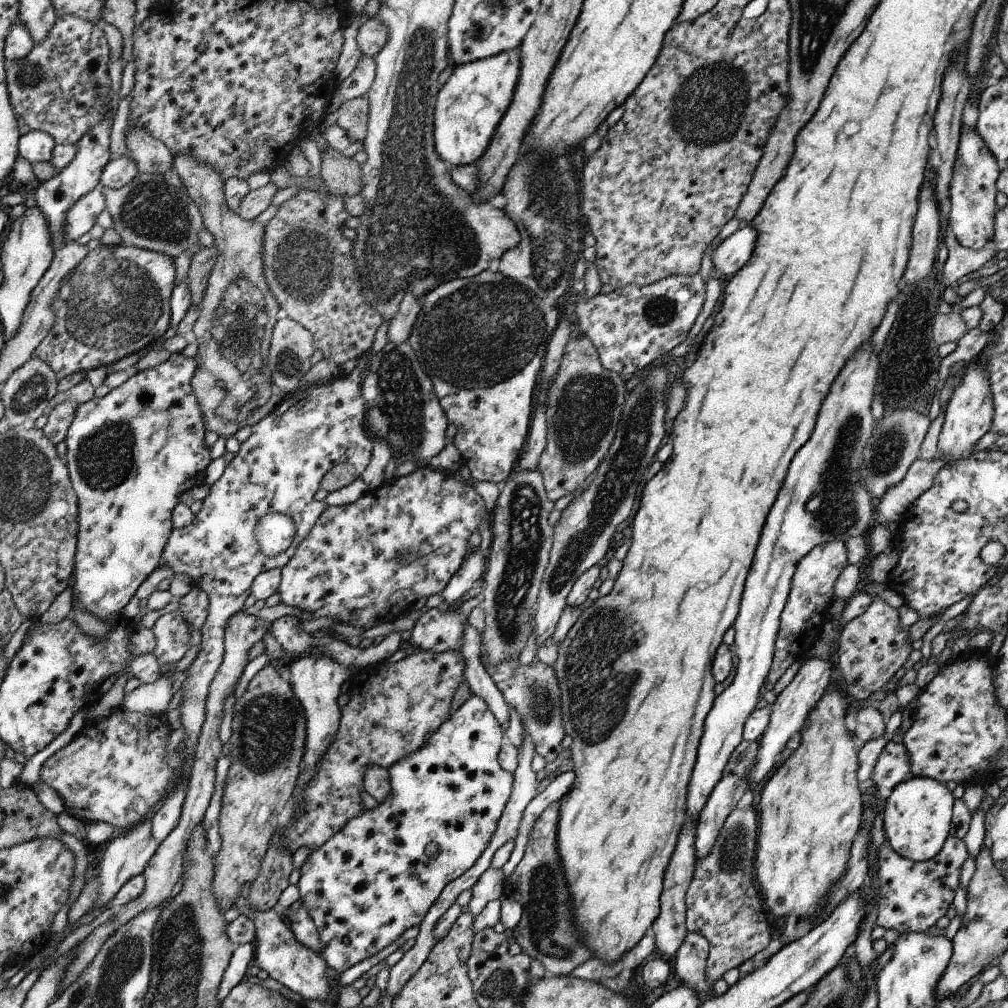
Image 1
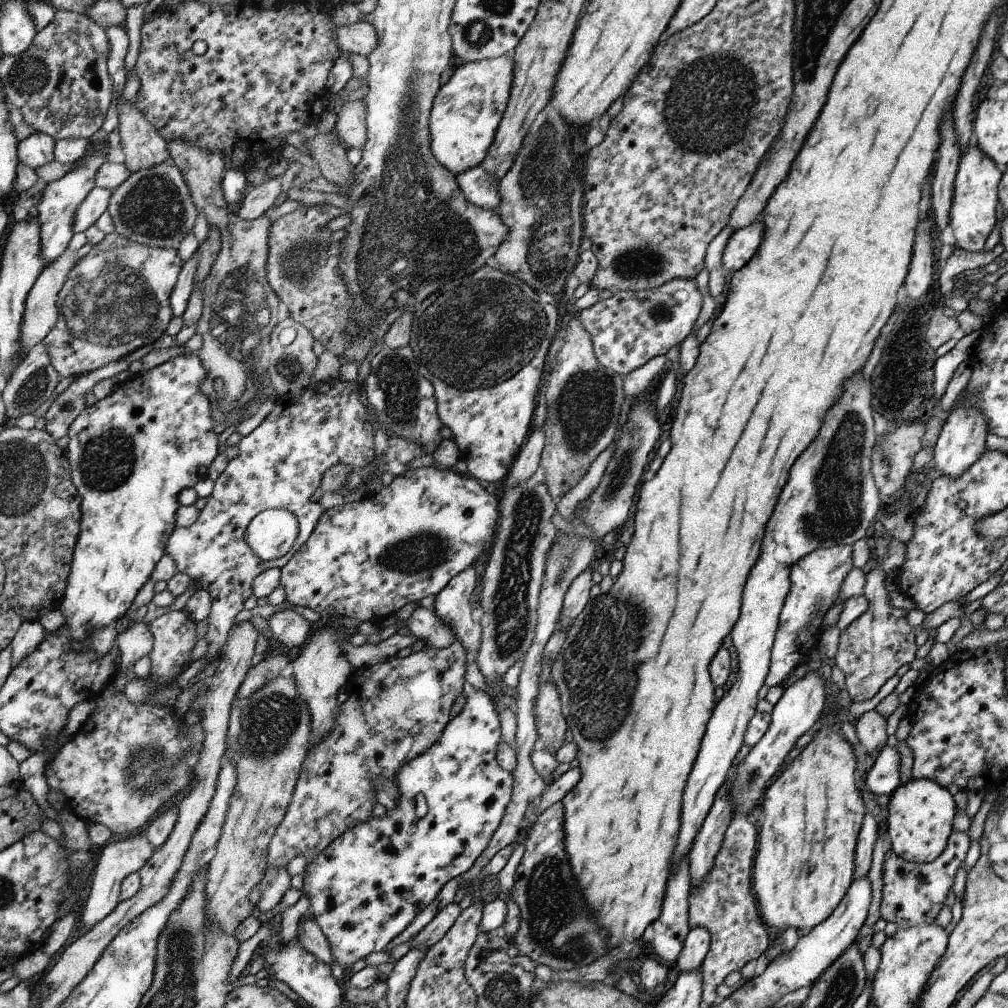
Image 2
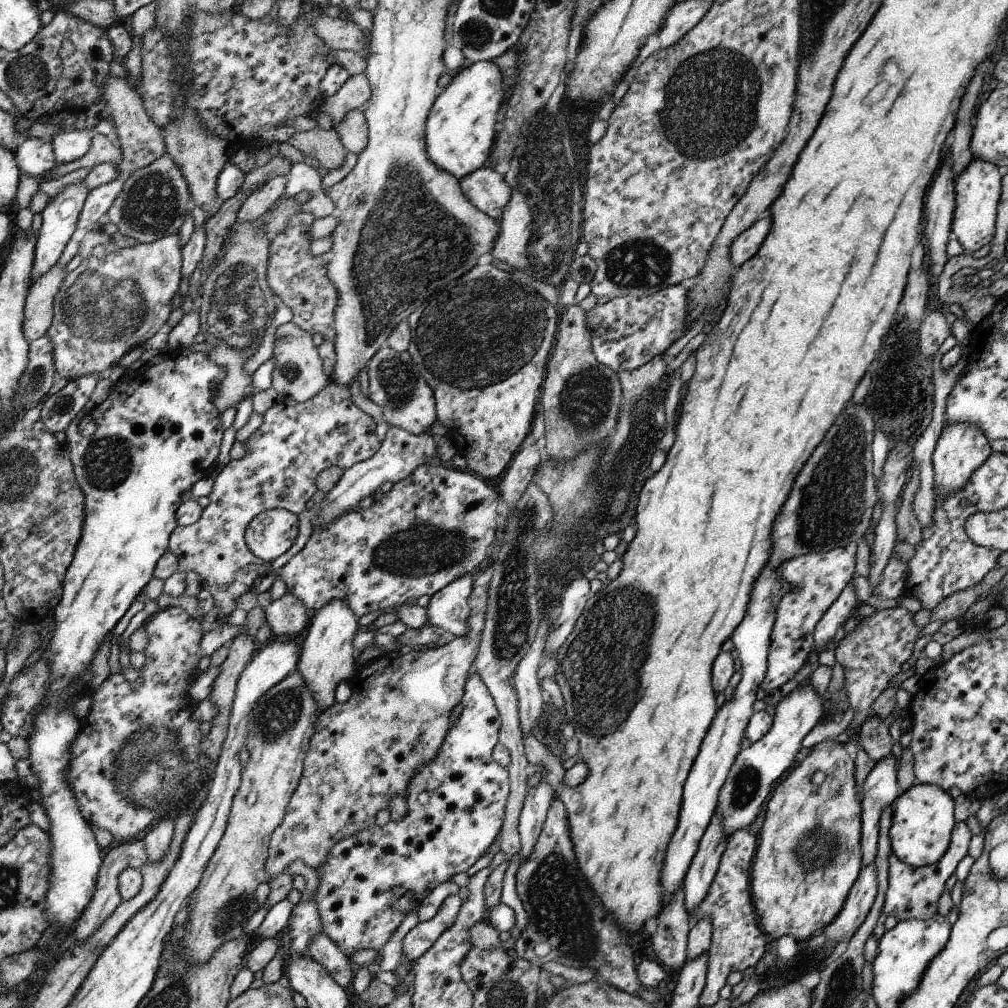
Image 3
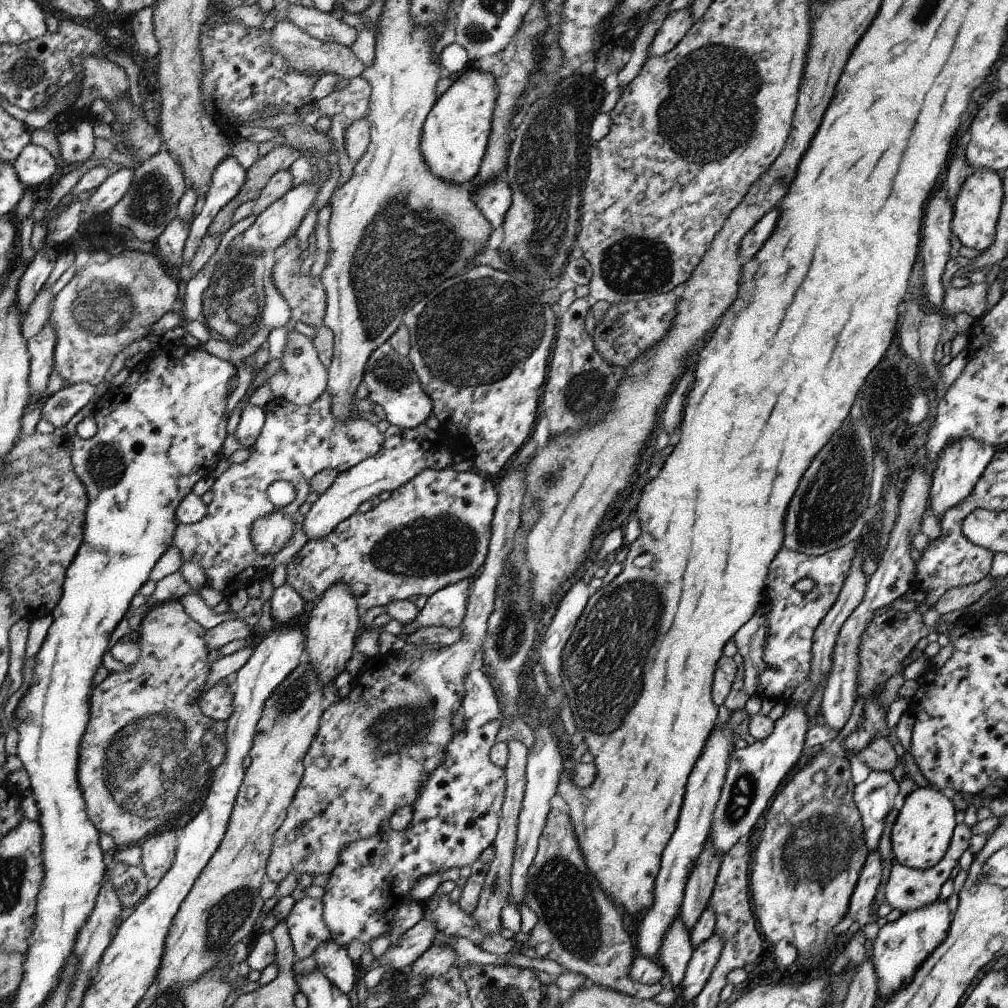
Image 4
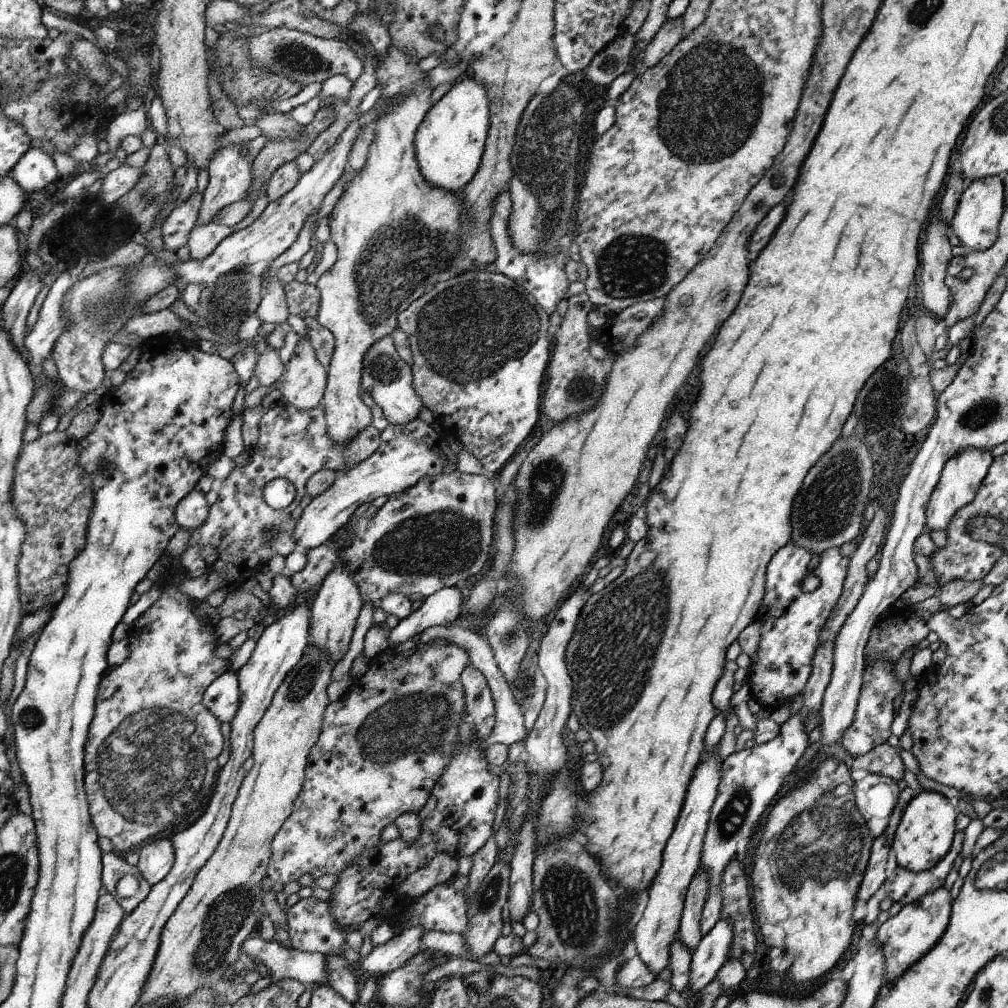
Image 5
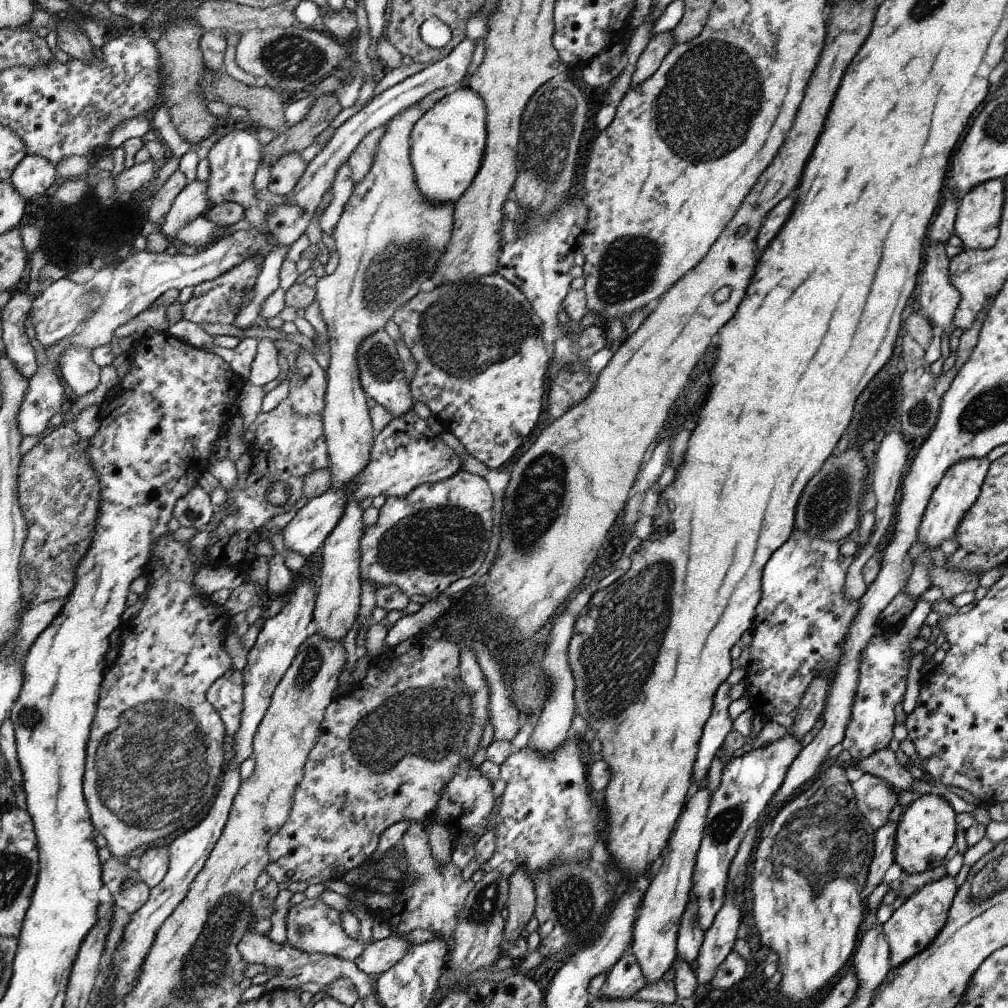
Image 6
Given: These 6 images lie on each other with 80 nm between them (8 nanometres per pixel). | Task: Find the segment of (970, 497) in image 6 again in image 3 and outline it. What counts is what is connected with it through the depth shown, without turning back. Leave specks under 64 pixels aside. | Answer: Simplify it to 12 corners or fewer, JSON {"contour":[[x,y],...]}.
{"contour":[[946,425],[931,456],[936,498],[969,481],[992,451],[979,426]]}

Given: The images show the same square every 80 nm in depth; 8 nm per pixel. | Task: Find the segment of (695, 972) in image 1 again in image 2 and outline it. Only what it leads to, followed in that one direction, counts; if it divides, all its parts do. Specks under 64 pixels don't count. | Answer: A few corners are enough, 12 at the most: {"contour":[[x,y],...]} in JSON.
{"contour":[[692,928],[677,960],[681,972],[702,967],[711,944],[710,932]]}

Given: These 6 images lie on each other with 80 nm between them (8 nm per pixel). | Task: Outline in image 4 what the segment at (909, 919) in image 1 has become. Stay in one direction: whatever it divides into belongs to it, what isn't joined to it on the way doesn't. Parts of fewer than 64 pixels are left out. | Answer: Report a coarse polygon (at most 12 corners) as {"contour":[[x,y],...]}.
{"contour":[[957,824],[944,858],[913,869],[894,860],[886,903],[903,915],[938,901],[968,849],[971,828]]}

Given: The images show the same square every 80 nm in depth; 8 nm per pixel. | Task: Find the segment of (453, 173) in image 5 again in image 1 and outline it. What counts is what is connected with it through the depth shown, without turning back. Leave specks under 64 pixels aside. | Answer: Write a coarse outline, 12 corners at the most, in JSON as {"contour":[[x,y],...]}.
{"contour":[[518,48],[454,67],[433,135],[451,167],[486,153],[519,77]]}

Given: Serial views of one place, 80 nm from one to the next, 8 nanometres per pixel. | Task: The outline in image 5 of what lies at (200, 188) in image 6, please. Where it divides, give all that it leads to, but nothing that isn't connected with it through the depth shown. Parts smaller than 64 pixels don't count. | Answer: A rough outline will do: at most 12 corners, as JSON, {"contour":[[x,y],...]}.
{"contour":[[196,193],[162,222],[164,248],[176,253],[196,226]]}

